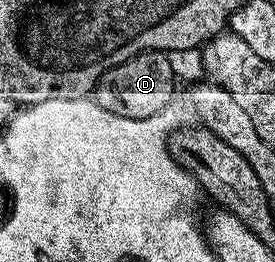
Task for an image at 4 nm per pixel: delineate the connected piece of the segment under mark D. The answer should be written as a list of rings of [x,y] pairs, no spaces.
[[[143,51],[140,55],[114,65],[96,82],[94,102],[123,119],[149,119],[169,110],[176,95],[176,71],[163,51]]]

